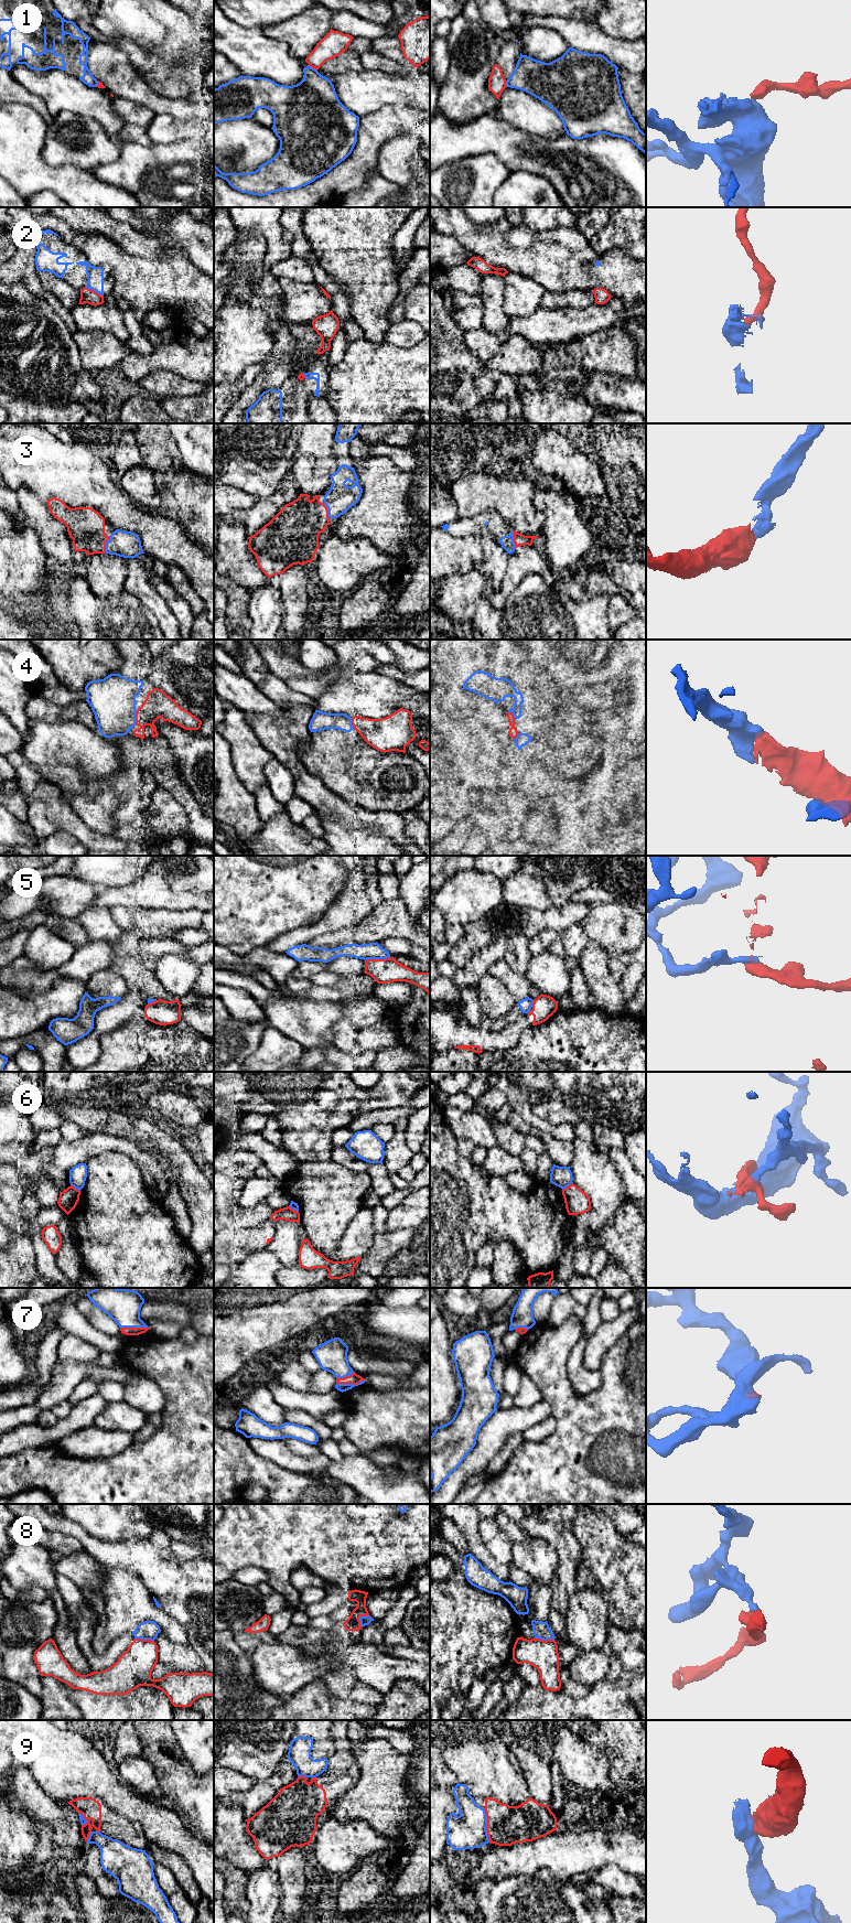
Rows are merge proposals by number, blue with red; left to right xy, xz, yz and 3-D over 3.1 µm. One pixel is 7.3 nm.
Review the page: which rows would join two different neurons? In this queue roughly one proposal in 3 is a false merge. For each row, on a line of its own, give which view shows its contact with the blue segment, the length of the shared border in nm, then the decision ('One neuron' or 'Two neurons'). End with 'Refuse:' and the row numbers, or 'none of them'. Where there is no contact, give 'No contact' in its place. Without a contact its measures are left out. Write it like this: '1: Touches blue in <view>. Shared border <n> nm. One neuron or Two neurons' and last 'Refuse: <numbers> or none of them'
1: Touches blue in xz. Shared border 80 nm. Two neurons
2: Touches blue in xy. Shared border 150 nm. Two neurons
3: Touches blue in xz. Shared border 150 nm. One neuron
4: Touches blue in xy. Shared border 110 nm. One neuron
5: Touches blue in xz. Shared border 190 nm. Two neurons
6: Touches blue in yz. Shared border 100 nm. Two neurons
7: Touches blue in xy. Shared border 200 nm. One neuron
8: Touches blue in xy. Shared border 150 nm. Two neurons
9: Touches blue in yz. Shared border 260 nm. Two neurons
Refuse: 1, 2, 5, 6, 8, 9

